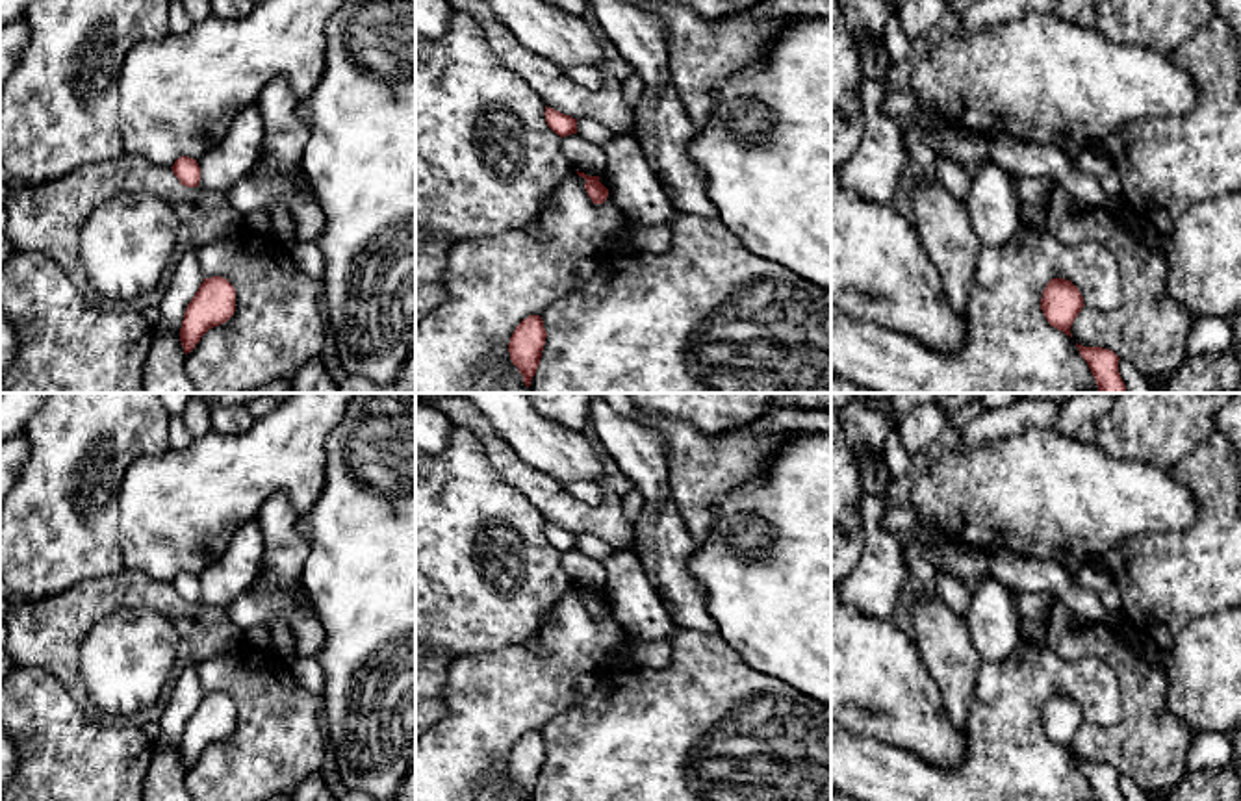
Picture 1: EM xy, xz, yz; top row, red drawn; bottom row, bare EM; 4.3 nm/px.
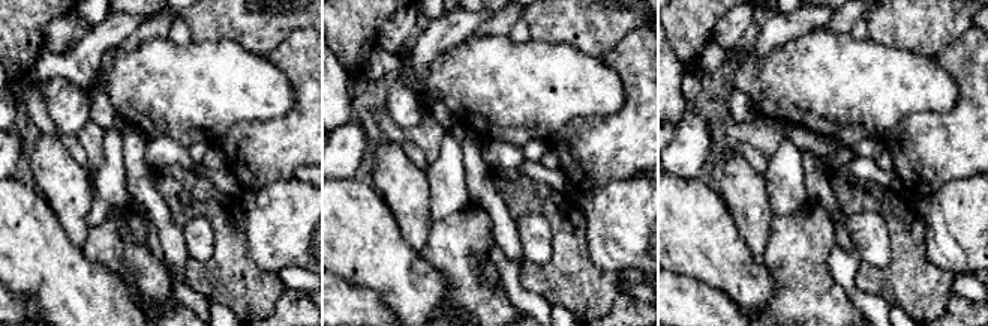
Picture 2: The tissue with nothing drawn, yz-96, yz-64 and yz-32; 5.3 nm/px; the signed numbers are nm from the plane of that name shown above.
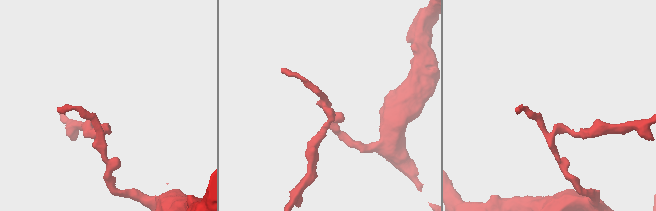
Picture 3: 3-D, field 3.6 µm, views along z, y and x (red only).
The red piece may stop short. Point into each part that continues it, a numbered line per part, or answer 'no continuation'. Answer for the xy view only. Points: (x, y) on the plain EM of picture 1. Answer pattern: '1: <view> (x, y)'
1: xy (227, 577)

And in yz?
no continuation

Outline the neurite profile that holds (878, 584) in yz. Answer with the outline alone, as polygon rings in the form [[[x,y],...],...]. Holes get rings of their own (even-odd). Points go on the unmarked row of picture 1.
[[[863,493],[859,512],[864,527],[864,547],[853,571],[838,580],[838,597],[844,604],[879,619],[890,619],[909,597],[909,569],[900,540],[879,521],[885,501]]]

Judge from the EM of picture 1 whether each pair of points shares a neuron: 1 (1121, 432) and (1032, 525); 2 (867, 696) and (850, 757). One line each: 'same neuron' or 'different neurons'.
1: different neurons
2: different neurons

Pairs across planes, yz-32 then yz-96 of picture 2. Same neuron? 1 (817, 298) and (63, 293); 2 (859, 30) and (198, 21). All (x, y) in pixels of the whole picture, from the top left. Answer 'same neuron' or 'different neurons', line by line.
1: different neurons
2: different neurons

